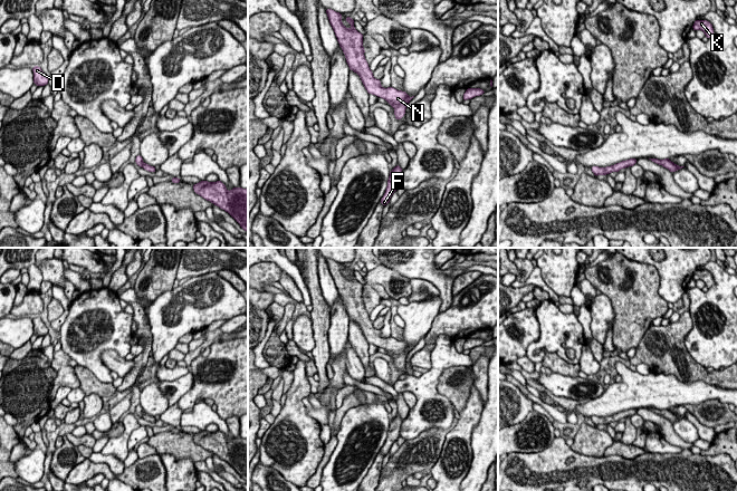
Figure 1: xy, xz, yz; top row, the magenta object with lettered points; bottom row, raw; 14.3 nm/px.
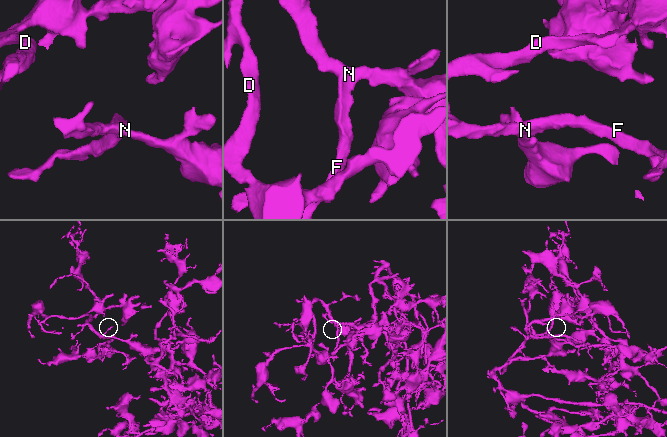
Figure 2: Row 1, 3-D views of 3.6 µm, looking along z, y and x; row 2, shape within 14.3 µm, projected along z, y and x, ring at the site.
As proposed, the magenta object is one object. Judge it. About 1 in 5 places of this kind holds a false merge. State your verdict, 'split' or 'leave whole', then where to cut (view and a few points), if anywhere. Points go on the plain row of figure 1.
leave whole; cut none

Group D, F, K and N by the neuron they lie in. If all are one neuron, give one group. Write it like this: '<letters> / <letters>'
D F K N

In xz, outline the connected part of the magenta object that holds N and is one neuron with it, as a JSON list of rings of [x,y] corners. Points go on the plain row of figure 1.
[[[326,259],[326,263],[339,297],[343,299],[350,319],[360,326],[367,343],[384,348],[394,358],[395,368],[401,370],[405,364],[408,354],[414,346],[410,347],[405,341],[396,340],[392,336],[383,338],[381,330],[373,327],[373,321],[365,310],[363,285],[355,279],[355,270],[350,267],[345,268],[353,277],[348,279],[342,273],[342,263],[332,259]]]

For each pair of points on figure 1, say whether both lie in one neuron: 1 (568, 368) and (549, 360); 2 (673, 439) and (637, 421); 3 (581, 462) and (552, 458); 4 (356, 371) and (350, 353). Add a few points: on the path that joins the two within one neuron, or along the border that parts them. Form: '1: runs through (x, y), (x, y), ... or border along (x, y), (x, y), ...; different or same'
1: runs through (564, 368), (554, 363); same
2: border along (637, 413), (643, 421); different
3: runs through (574, 467), (561, 467), (558, 464); same
4: runs through (354, 366), (351, 357); same

